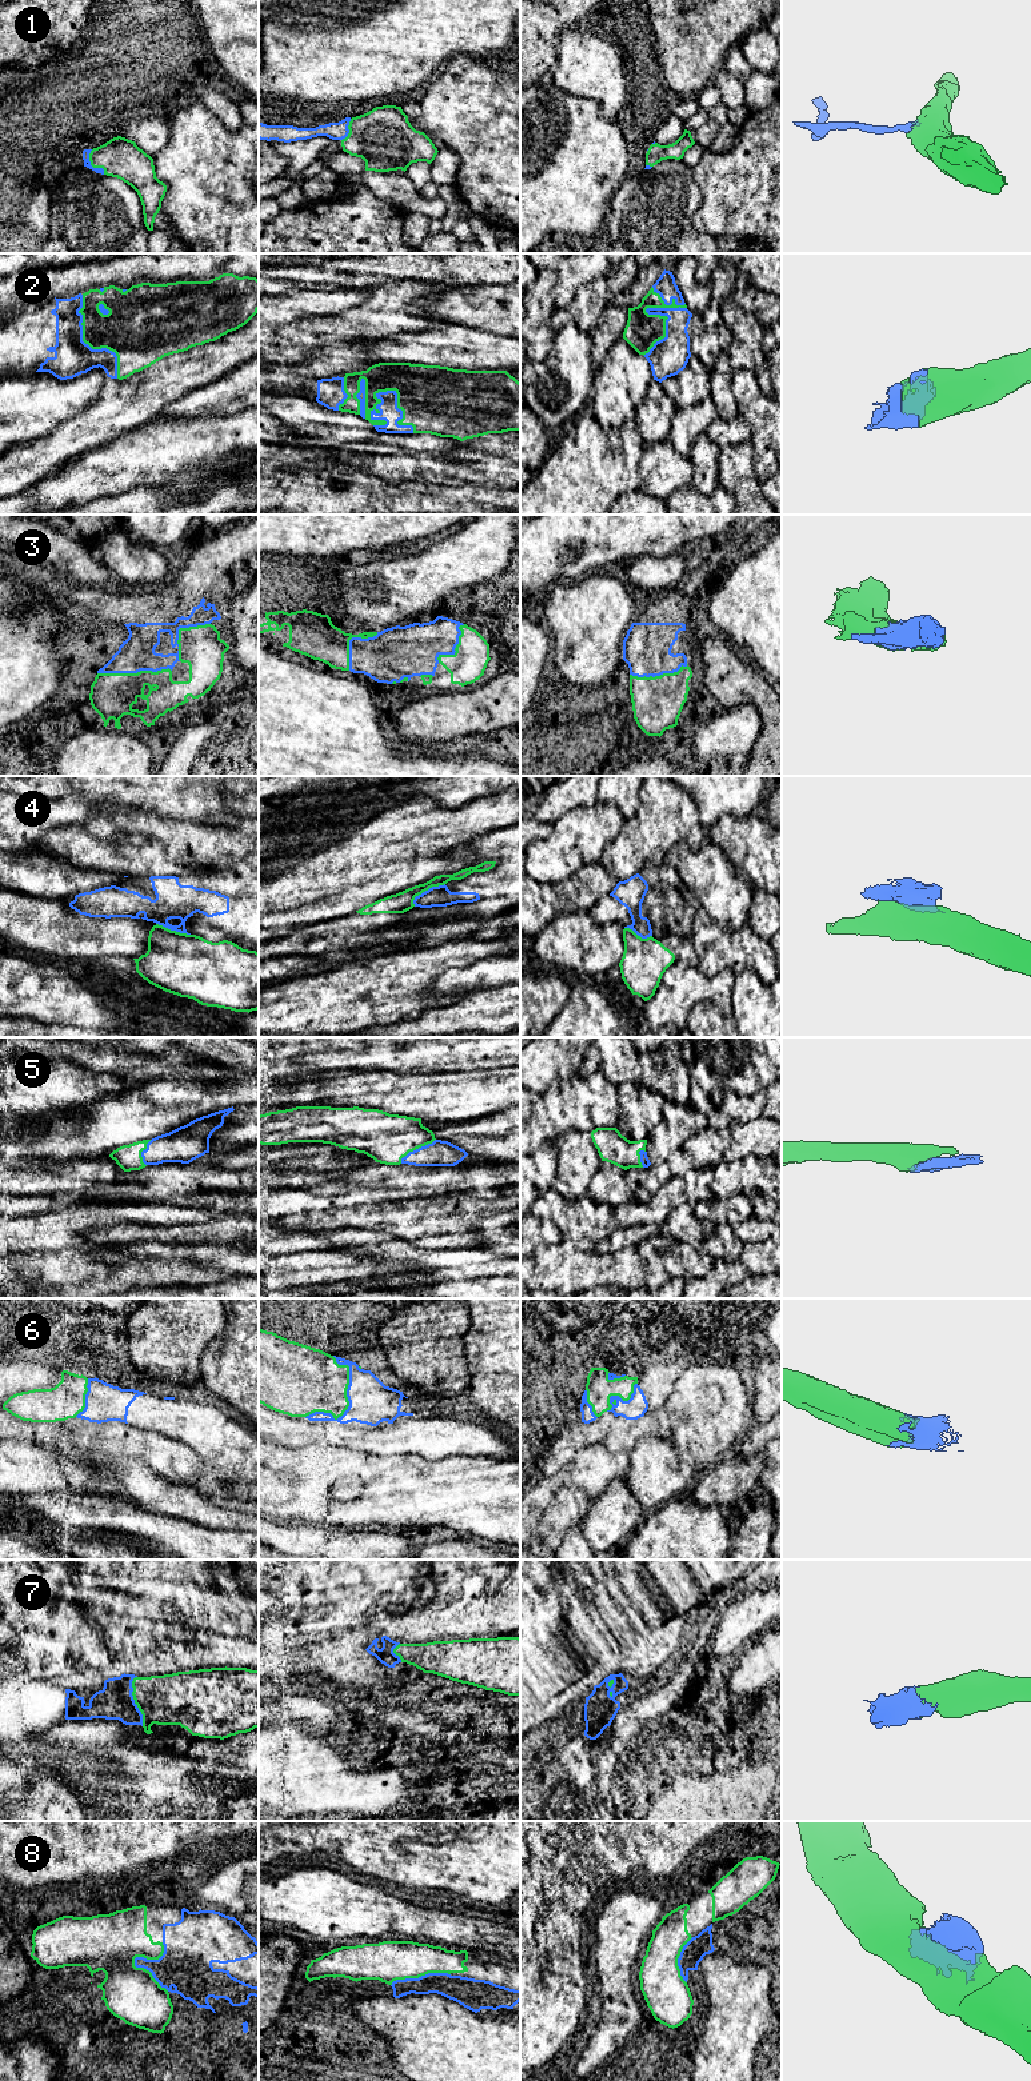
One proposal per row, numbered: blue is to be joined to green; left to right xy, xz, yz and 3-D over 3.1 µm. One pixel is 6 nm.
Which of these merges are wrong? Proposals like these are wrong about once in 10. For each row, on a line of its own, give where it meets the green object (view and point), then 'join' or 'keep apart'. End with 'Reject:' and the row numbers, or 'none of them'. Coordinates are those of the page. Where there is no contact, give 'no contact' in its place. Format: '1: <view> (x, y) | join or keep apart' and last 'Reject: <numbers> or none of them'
1: xy (92, 165) | join
2: yz (658, 315) | join
3: xy (134, 673) | join
4: xz (426, 889) | keep apart
5: xz (416, 1148) | join
6: xz (347, 1408) | join
7: xy (135, 1701) | join
8: xy (134, 1961) | join
Reject: 4

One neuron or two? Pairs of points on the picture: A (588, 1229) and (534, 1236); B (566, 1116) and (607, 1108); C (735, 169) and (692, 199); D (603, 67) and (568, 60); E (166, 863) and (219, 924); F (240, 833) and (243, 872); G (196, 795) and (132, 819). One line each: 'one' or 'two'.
A: one
B: one
C: two
D: one
E: two
F: two
G: two

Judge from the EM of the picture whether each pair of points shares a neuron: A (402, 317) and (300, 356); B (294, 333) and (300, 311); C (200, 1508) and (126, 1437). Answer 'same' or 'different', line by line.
A: same
B: different
C: different

